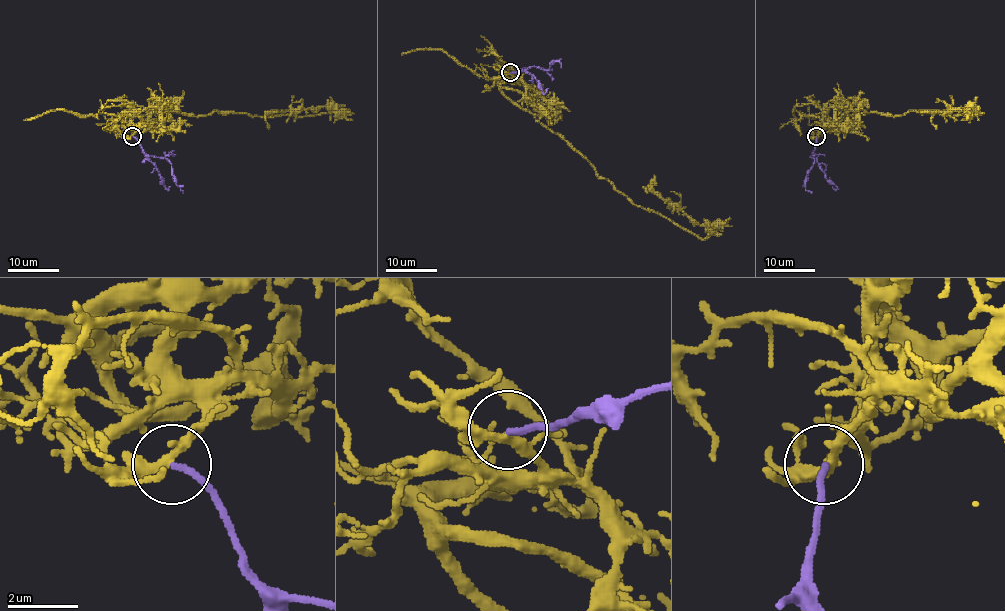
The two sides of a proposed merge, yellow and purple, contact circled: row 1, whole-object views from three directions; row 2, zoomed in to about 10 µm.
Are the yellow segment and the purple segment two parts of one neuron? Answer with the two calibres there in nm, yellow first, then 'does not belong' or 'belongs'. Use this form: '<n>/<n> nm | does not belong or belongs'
220/170 nm | does not belong

